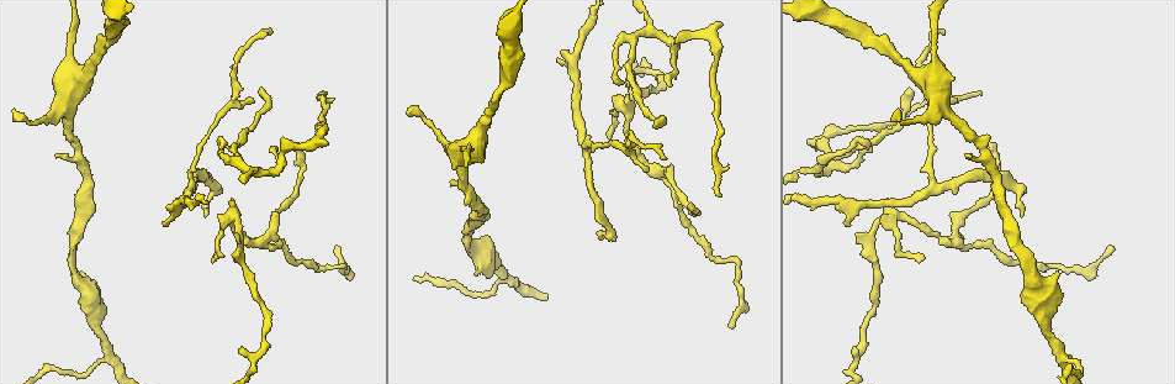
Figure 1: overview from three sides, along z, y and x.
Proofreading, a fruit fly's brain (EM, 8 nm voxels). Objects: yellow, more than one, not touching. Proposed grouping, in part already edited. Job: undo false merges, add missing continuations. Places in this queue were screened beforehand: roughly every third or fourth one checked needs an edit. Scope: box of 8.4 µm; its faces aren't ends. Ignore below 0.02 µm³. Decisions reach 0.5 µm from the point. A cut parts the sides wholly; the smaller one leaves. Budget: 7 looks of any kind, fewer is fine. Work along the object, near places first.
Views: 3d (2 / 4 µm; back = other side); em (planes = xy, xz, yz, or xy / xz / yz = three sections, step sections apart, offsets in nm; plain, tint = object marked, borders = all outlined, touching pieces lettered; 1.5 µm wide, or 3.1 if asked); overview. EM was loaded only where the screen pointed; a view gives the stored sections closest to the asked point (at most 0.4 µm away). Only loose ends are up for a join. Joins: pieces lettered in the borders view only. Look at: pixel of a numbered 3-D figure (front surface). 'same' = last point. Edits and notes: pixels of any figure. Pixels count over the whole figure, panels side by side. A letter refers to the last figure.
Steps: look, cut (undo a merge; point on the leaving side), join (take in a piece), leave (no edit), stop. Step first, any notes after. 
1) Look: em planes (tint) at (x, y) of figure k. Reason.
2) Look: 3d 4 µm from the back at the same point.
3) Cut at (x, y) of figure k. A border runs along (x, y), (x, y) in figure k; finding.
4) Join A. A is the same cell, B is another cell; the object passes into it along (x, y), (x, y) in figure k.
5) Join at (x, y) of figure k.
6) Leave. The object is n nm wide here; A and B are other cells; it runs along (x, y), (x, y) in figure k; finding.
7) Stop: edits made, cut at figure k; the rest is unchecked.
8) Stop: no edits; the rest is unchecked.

Look: 3d 4 µm from the back at (266, 244) of figure 1. Narrows sharply.

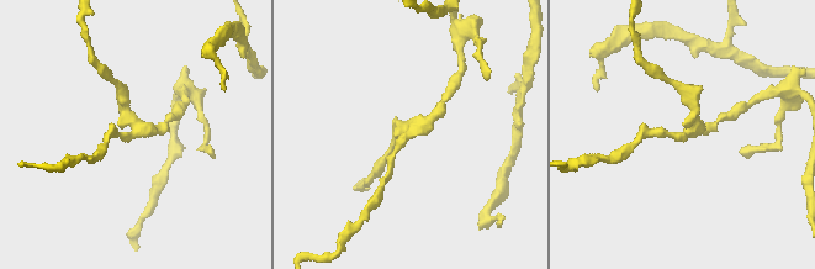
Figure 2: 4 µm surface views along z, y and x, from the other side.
Look: em xy step 8 (tint) at (137, 129) of figure 2. Need the tissue.

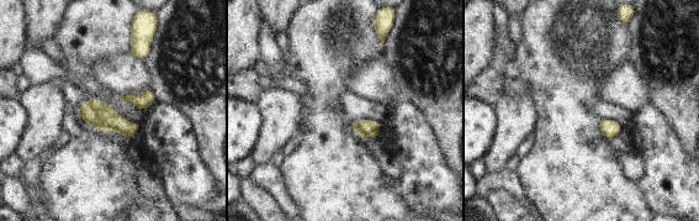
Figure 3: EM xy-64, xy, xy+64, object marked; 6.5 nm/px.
Look: em planes (borders) at the same point.

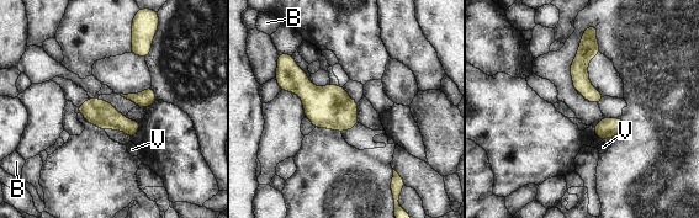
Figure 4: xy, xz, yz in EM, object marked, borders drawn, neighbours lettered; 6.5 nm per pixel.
Leave. B and V are other cells; 3 arms meet here; it runs along (584, 38), (582, 85), (596, 100) in figure 4; one neuron here.

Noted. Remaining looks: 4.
Look: 3d 4 µm at (649, 169) of figure 1. Thin end.

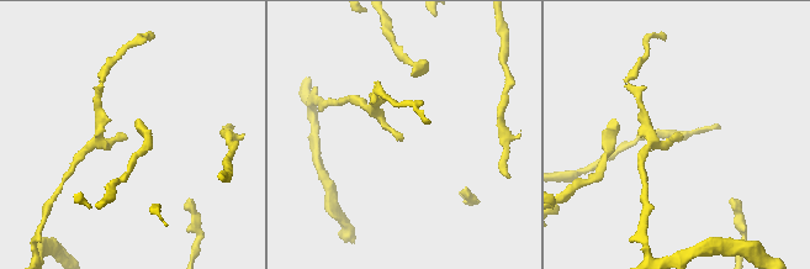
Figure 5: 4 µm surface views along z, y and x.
Look: em yz step 4 (tint) at (124, 138) of figure 5.

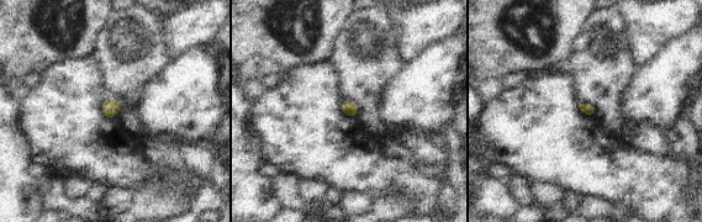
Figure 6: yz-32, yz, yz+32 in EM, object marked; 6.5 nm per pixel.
Look: em yz step 4 (borders) at the same point. See the neighbours.

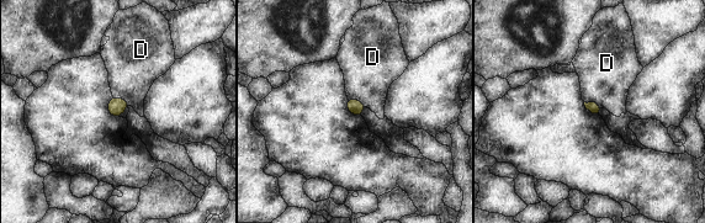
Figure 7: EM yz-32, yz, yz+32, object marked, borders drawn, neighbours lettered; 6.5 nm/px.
Leave. D is another cell; a border runs along (114, 96), (122, 97), (130, 105) in figure 7; none of them fits.

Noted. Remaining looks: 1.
Stop: no edits; the rest is unchecked.

